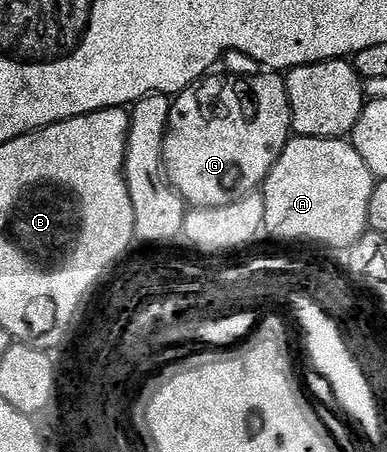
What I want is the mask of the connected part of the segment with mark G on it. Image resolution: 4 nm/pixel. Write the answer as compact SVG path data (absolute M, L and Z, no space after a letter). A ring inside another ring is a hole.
M209 73L197 83L192 83L186 90L180 92L171 100L172 108L168 118L168 128L164 134L164 165L163 172L168 177L168 182L172 184L175 191L181 195L185 204L193 208L198 207L221 207L227 203L233 203L236 199L243 199L244 196L253 194L268 178L268 174L274 169L278 157L284 152L284 147L288 144L290 136L293 134L292 114L290 113L290 101L288 100L288 90L284 84L284 79L276 73L260 73L264 75L248 75L243 79L240 75L216 75Z

